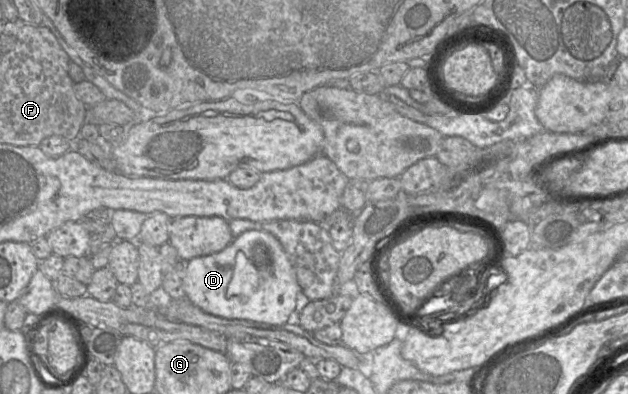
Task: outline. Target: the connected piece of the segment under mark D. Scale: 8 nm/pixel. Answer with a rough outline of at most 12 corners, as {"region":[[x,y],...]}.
{"region":[[245,231],[189,260],[205,313],[288,322],[300,291],[281,243]]}

